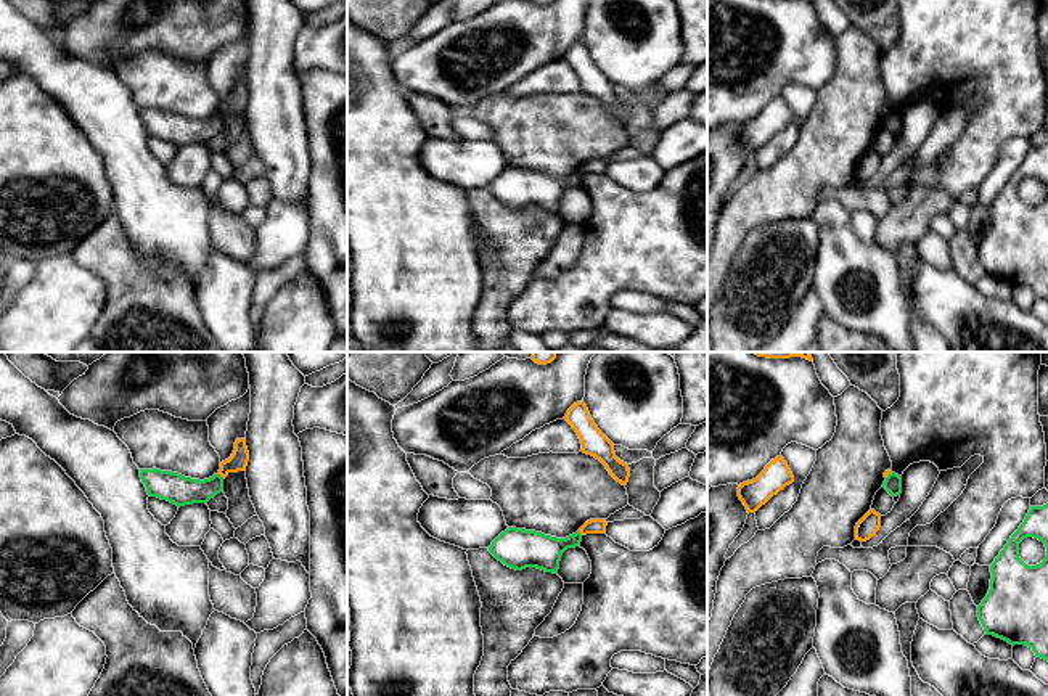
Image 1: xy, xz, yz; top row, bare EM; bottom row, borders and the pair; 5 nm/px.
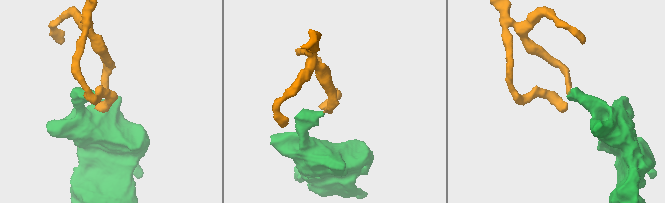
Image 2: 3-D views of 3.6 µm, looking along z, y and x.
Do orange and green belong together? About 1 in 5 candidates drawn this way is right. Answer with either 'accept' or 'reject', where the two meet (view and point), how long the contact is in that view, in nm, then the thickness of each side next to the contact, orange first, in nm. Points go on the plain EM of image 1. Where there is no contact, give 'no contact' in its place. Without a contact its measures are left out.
reject | xy (222, 116) | 40 nm | 90/150 nm

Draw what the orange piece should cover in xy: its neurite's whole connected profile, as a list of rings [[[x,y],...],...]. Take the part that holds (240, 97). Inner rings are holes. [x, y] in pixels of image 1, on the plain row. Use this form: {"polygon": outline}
{"polygon": [[[236,79],[231,96],[220,103],[219,114],[225,119],[230,113],[246,111],[249,92],[246,79]]]}

